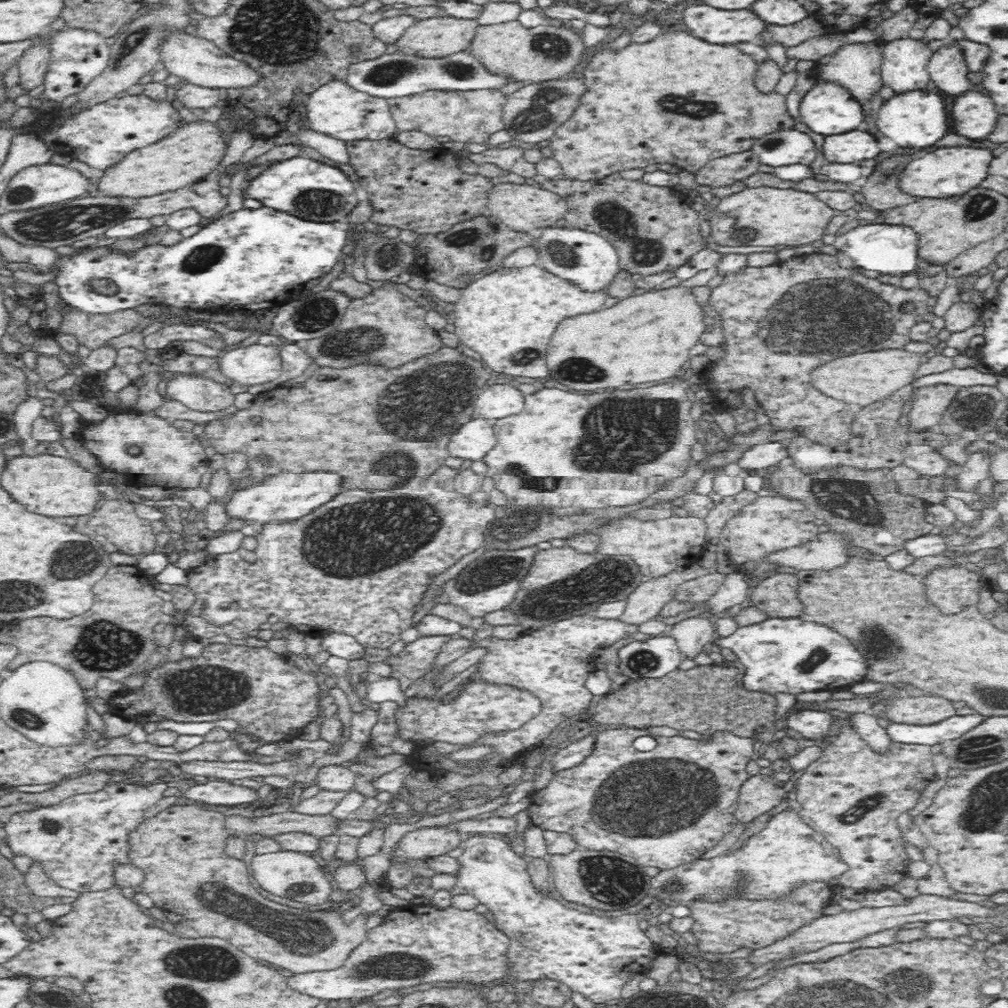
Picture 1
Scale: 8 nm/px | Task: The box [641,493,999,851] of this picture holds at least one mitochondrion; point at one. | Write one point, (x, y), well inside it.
(883, 643)

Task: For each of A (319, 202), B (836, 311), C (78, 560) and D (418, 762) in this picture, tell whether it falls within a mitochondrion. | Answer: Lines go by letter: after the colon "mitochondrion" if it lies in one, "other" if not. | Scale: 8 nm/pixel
A: mitochondrion
B: mitochondrion
C: mitochondrion
D: other

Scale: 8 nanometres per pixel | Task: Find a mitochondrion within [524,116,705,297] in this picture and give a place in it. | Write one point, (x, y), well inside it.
(648, 249)

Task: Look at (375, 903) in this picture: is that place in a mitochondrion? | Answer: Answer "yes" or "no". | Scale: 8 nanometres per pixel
no

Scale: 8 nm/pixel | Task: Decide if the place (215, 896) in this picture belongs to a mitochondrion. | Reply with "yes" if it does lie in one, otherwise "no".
yes

